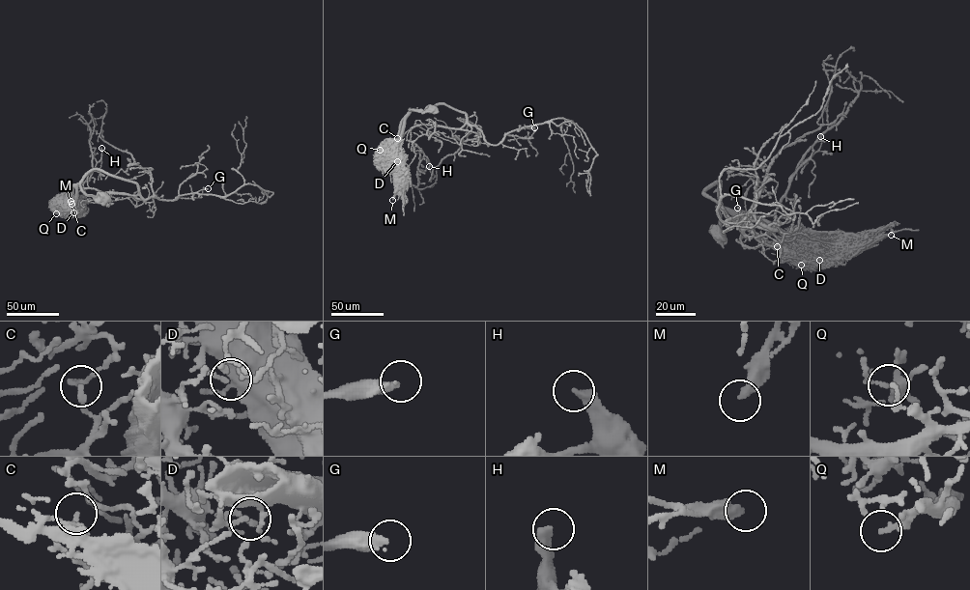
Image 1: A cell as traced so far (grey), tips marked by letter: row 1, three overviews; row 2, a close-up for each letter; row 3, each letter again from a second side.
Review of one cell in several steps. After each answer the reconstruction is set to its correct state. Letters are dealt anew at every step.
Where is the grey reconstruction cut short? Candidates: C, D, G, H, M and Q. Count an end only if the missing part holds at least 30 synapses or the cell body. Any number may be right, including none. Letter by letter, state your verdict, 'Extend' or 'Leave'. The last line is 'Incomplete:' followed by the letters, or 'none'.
C: Leave
D: Leave
G: Extend
H: Leave
M: Leave
Q: Extend
Incomplete: G, Q

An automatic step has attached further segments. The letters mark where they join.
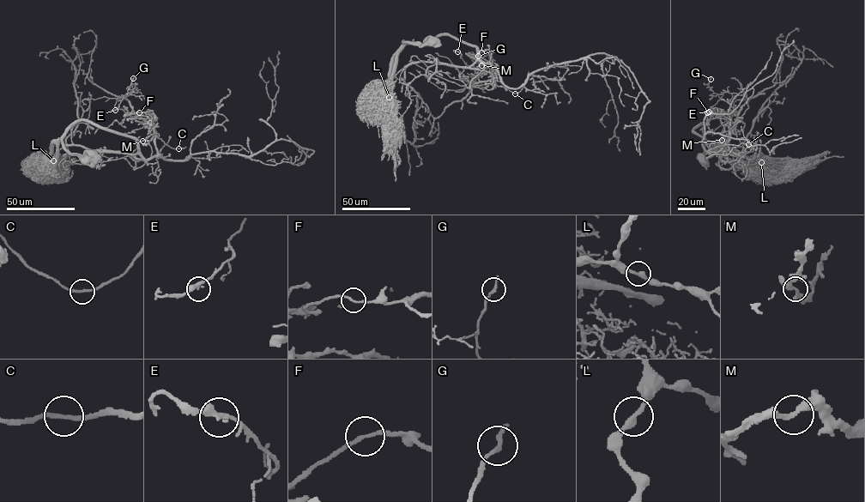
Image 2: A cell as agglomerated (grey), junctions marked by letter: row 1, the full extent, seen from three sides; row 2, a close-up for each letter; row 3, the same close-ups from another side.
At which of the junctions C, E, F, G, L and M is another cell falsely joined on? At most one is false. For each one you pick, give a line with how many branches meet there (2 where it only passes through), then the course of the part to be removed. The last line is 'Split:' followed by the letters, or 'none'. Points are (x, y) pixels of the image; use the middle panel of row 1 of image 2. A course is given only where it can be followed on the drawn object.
F: Branches: 2. Course of the part to remove: (481, 52), (493, 52), (490, 57), (497, 78), (456, 92), (474, 70), (453, 51)
Split: F

